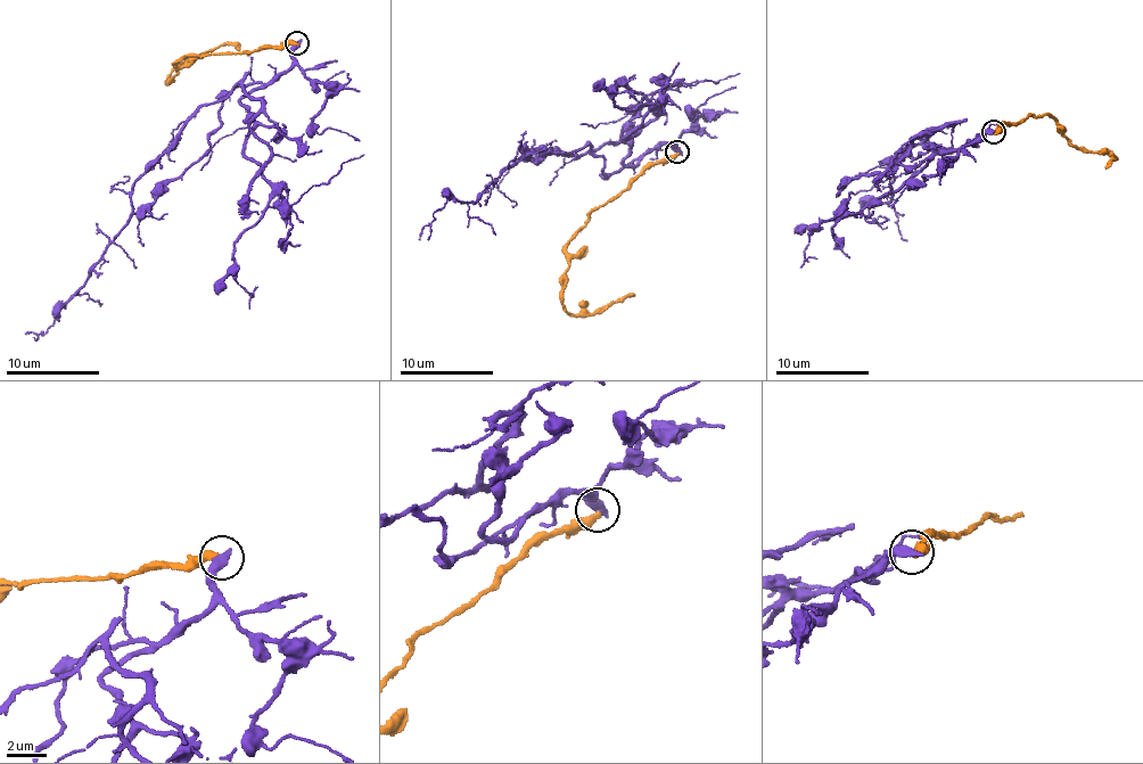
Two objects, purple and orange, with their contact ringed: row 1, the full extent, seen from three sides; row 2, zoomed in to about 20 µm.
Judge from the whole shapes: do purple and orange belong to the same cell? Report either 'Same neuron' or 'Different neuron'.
Different neuron

